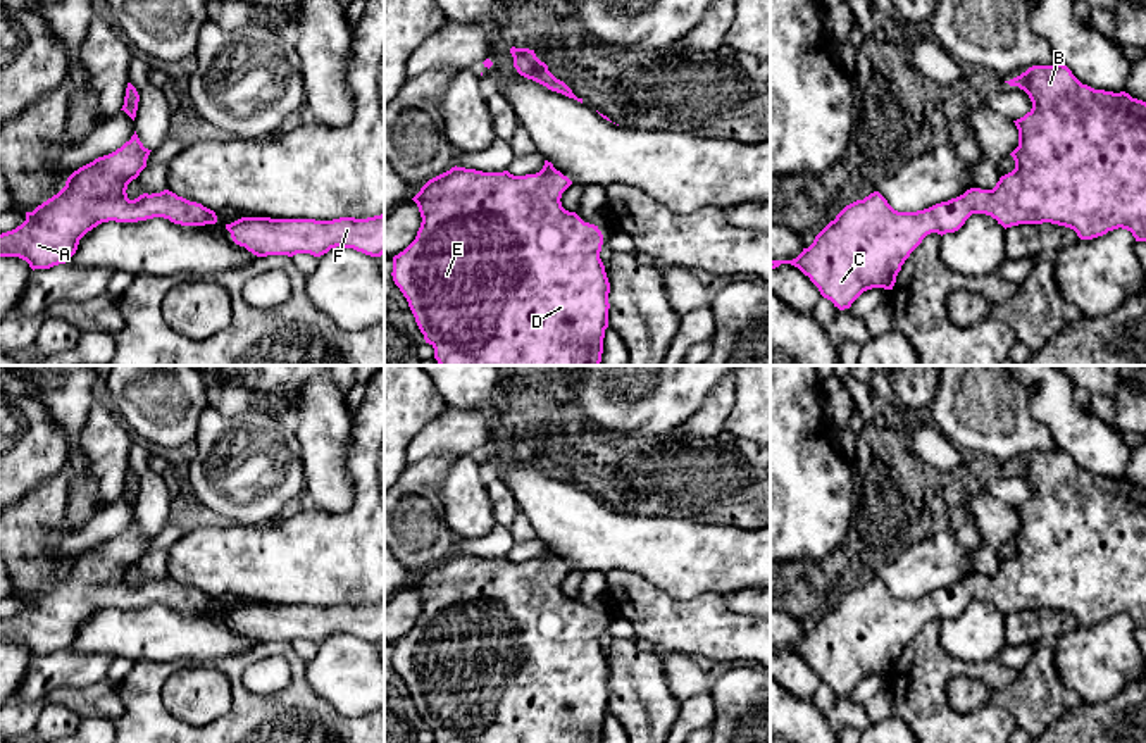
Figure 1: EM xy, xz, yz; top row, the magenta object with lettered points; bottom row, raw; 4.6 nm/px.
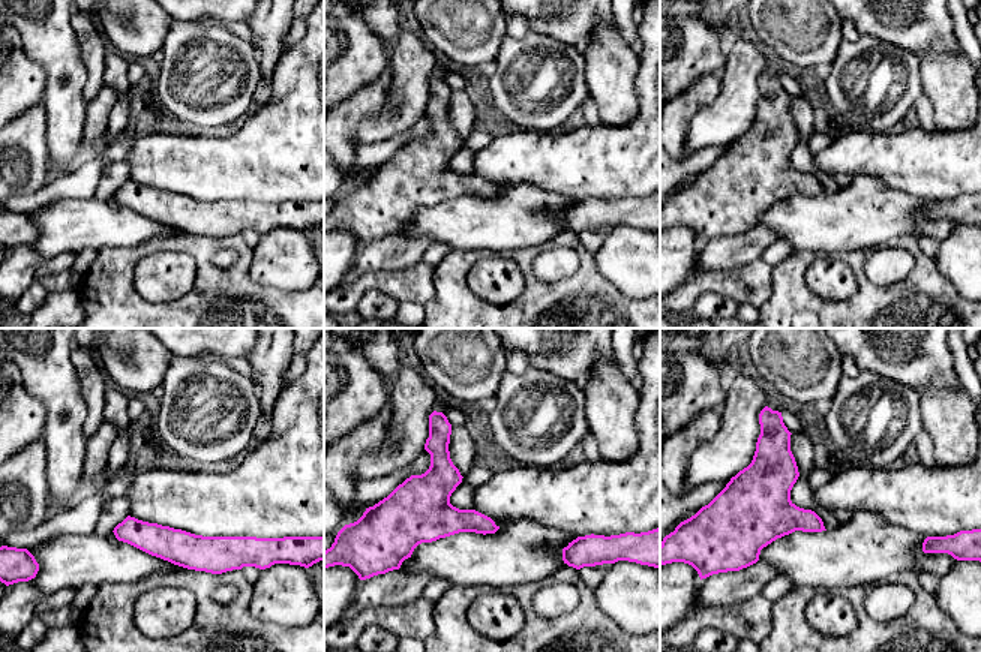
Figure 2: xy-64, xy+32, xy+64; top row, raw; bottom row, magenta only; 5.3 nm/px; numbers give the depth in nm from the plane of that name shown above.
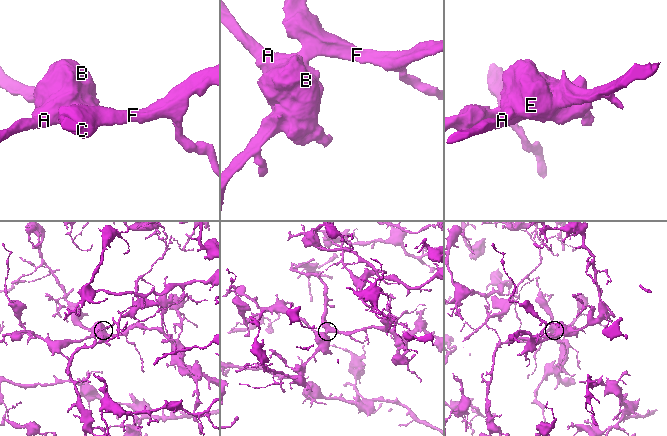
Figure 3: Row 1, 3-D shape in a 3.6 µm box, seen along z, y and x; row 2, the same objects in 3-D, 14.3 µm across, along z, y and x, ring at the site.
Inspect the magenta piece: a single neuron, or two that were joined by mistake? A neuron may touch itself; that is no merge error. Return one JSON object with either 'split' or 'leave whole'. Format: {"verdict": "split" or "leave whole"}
{"verdict": "leave whole"}

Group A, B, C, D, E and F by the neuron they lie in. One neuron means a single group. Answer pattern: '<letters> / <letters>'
A B C D E F

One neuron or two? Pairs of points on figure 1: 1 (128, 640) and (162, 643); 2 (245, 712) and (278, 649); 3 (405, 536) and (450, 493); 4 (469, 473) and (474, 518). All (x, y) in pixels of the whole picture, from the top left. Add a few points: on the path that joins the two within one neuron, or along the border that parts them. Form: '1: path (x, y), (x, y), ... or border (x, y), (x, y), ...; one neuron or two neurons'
1: path (137, 640), (154, 640); one neuron
2: path (240, 692), (236, 686), (236, 669), (257, 652); one neuron
3: border (452, 462), (440, 488), (443, 519), (452, 533); two neurons
4: path (469, 483), (469, 507); one neuron

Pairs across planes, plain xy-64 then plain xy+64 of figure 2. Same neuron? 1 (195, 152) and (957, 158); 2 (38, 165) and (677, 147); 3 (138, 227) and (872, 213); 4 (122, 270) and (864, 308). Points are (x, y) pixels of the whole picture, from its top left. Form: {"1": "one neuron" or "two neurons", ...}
{"1": "one neuron", "2": "one neuron", "3": "one neuron", "4": "one neuron"}

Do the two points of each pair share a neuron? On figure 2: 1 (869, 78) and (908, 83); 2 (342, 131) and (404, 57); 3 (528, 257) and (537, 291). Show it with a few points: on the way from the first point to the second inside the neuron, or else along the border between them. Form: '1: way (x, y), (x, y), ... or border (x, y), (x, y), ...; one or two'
1: way (878, 83), (899, 83); one
2: border (389, 77), (389, 92), (378, 111); two
3: way (528, 266), (531, 282); one

